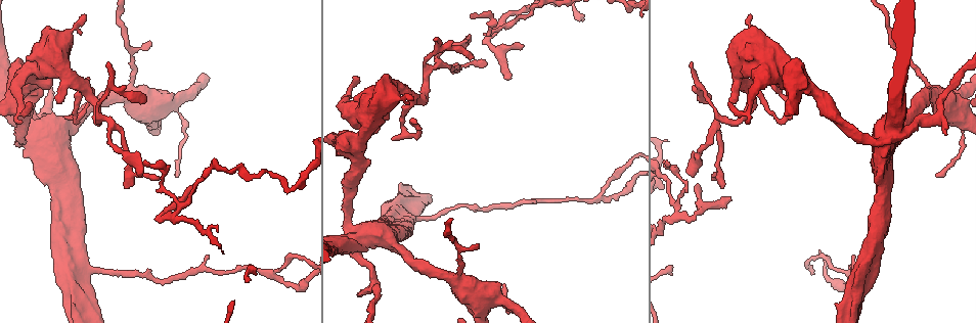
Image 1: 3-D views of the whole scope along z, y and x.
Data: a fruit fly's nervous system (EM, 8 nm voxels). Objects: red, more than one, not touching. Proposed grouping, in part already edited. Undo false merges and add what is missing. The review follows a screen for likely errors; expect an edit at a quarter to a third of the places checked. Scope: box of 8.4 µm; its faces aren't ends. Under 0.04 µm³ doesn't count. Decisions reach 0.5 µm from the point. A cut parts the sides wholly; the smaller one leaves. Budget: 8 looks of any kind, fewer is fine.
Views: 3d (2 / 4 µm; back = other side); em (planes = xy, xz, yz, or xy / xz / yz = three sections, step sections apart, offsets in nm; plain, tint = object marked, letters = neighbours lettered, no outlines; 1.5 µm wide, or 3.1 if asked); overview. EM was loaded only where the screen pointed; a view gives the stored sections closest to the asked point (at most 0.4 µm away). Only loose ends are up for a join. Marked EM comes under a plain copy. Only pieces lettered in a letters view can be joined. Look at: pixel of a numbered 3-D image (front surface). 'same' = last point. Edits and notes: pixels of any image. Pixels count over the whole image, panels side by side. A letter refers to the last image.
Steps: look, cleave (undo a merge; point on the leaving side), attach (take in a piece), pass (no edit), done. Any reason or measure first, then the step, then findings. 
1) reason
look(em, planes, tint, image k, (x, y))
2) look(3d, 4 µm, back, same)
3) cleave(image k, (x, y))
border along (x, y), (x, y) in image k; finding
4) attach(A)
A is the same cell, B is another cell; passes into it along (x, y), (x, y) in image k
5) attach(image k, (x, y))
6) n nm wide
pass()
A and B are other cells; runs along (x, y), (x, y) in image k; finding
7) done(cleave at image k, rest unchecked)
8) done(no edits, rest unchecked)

free end
look(em, xy, step 4, letters, image 1, (503, 286))

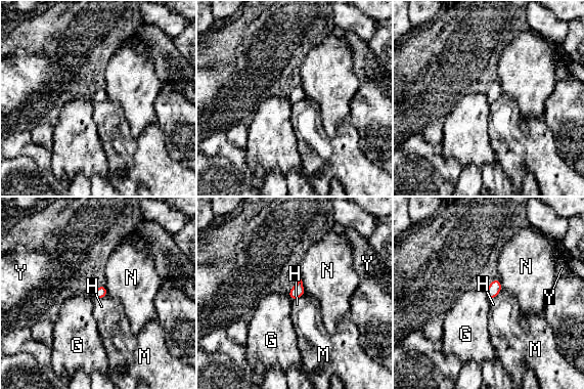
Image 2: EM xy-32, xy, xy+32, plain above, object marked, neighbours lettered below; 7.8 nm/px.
90 nm wide; N touches over 120 nm
pass()
G, H, M, N and Y are other cells; no lettered piece goes on from it

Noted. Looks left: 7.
an open end
look(em, yz, step 8, tint, image 1, (945, 135))

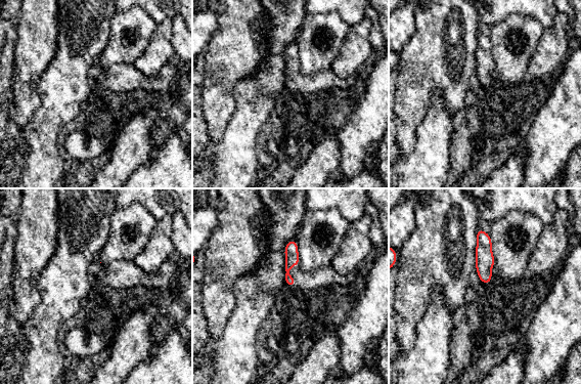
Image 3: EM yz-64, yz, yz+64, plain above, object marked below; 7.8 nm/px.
look(em, planes, letters, same)

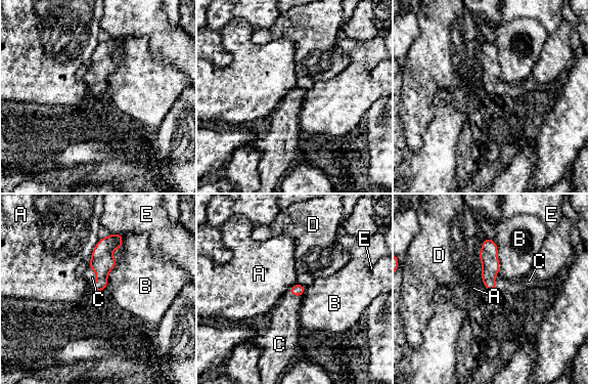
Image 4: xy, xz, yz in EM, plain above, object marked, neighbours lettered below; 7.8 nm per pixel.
B touches over 440 nm
attach(C)
C is the same cell, A, B, D and E are other cells; passes into it along (101, 262), (96, 276), (92, 278) in image 4; it goes on there

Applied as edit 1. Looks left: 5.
look(3d, 4 µm, image 1, (697, 183))

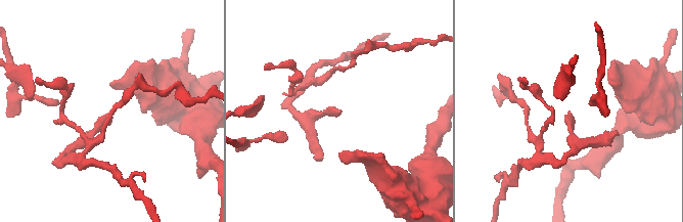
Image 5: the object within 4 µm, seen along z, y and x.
look(em, yz, step 8, letters, image 5, (107, 114))

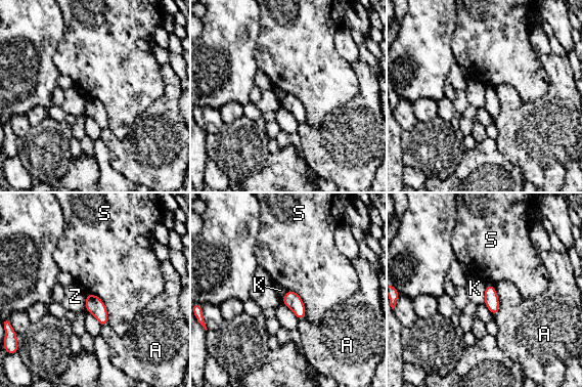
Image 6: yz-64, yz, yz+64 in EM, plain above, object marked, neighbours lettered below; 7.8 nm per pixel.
pass()
A, K, S and Z are other cells; border along (86, 292), (103, 302), (108, 324) in image 6; no lettered piece goes on from it

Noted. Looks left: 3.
done(attach at image 4, rest unchecked)

